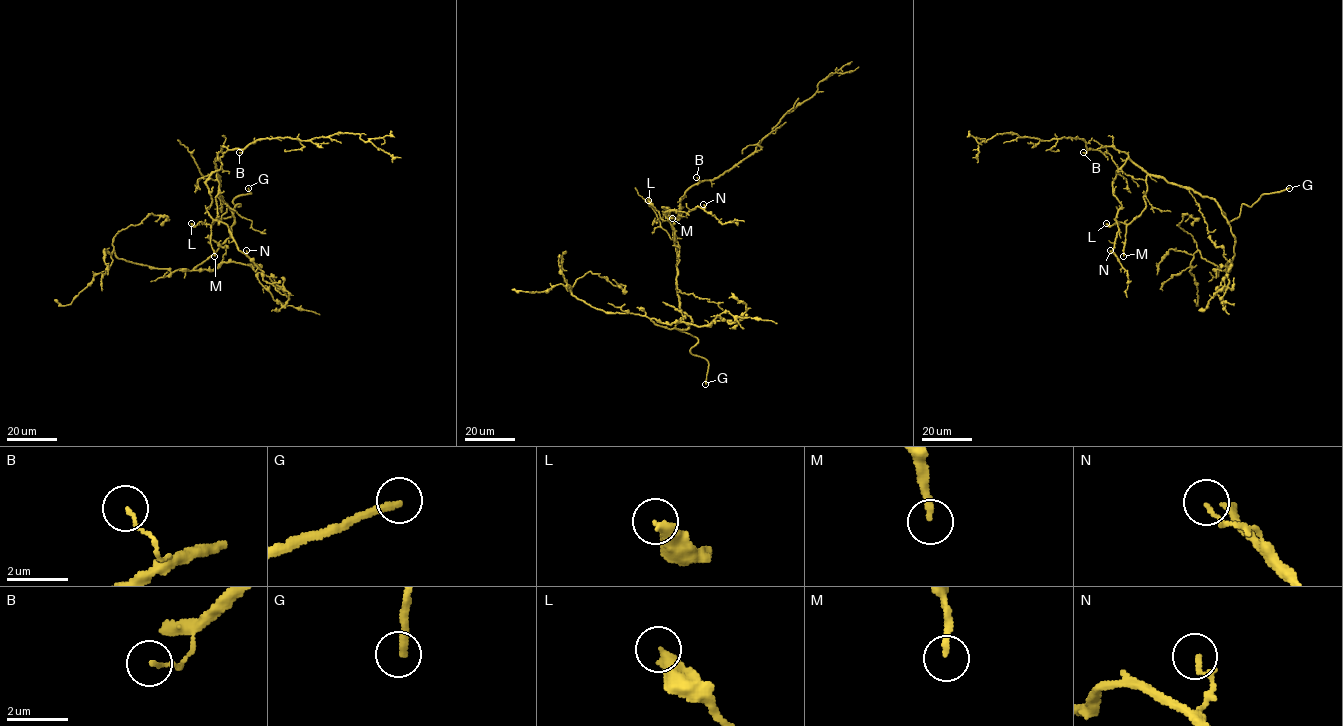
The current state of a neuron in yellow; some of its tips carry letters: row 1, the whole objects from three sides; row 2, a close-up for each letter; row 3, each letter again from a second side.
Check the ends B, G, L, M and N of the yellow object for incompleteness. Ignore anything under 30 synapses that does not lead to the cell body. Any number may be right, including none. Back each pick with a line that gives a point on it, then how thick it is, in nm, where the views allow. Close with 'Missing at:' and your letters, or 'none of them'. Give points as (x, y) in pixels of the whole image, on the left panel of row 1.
G: place (248, 188); calibre 260 nm
M: place (214, 256); calibre 200 nm
Missing at: G, M

